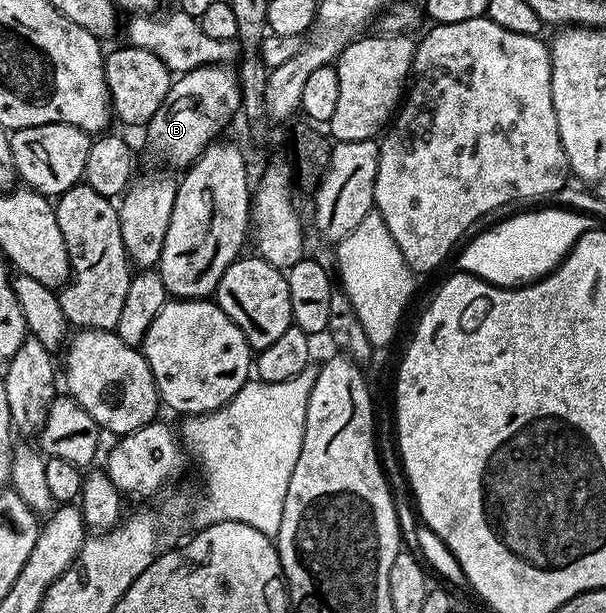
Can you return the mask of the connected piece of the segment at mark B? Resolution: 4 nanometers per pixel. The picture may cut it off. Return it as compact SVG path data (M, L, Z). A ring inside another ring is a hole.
M228 65L204 66L194 68L173 78L172 85L166 100L158 107L158 112L146 124L145 133L148 137L148 145L151 151L164 157L170 164L187 169L192 166L199 155L213 143L216 135L232 119L232 114L241 110L240 87L237 72Z

